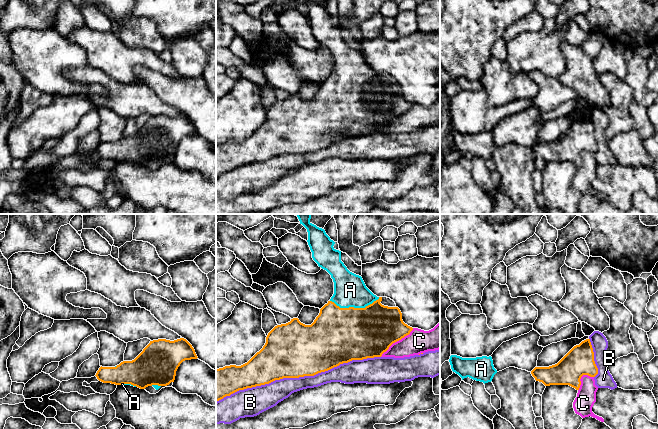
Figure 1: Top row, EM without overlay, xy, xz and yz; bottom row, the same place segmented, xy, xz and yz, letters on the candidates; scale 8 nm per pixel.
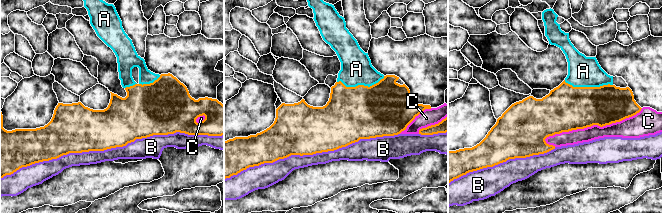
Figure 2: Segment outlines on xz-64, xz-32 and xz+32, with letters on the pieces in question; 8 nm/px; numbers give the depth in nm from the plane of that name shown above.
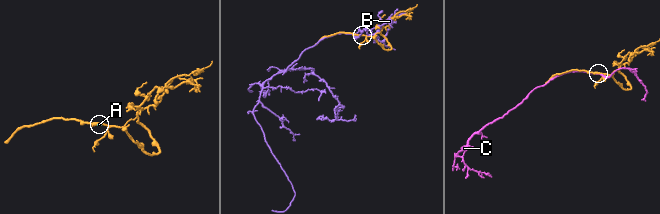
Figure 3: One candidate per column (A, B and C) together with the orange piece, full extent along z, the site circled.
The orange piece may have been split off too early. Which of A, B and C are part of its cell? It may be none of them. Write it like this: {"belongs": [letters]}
{"belongs": ["A"]}

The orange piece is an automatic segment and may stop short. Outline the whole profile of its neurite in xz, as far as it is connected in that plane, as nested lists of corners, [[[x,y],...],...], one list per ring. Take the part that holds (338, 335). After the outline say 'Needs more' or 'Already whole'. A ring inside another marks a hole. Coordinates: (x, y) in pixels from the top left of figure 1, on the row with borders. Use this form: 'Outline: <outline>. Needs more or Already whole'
Outline: [[[297,214],[297,217],[307,229],[313,260],[333,279],[334,294],[311,325],[301,323],[298,318],[277,325],[268,333],[263,348],[247,363],[216,369],[216,402],[239,390],[275,380],[314,376],[352,360],[381,357],[393,343],[413,330],[403,322],[398,307],[382,305],[382,297],[374,295],[361,276],[347,269],[341,261],[341,251],[333,247],[335,242],[324,229],[310,222],[311,214]]]. Needs more

